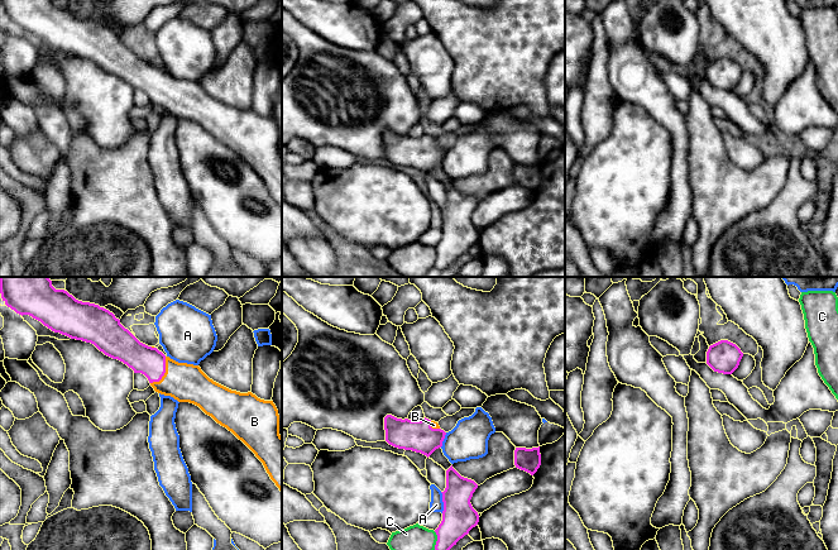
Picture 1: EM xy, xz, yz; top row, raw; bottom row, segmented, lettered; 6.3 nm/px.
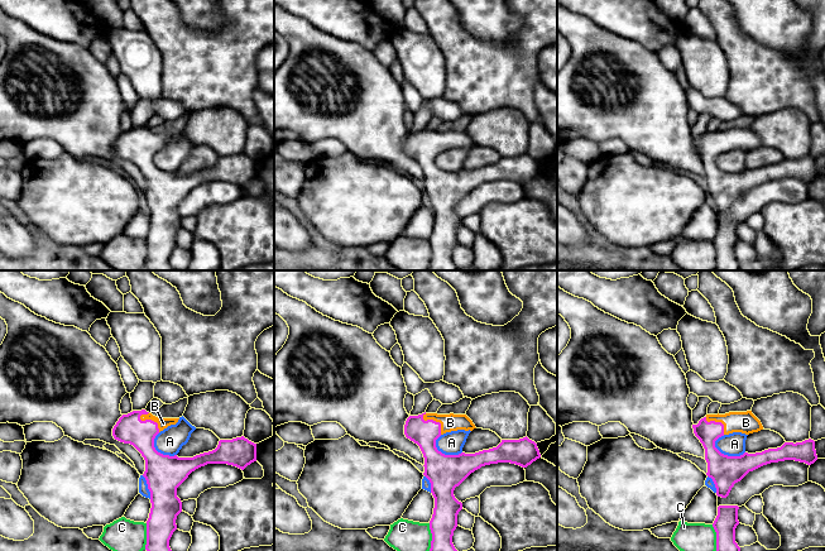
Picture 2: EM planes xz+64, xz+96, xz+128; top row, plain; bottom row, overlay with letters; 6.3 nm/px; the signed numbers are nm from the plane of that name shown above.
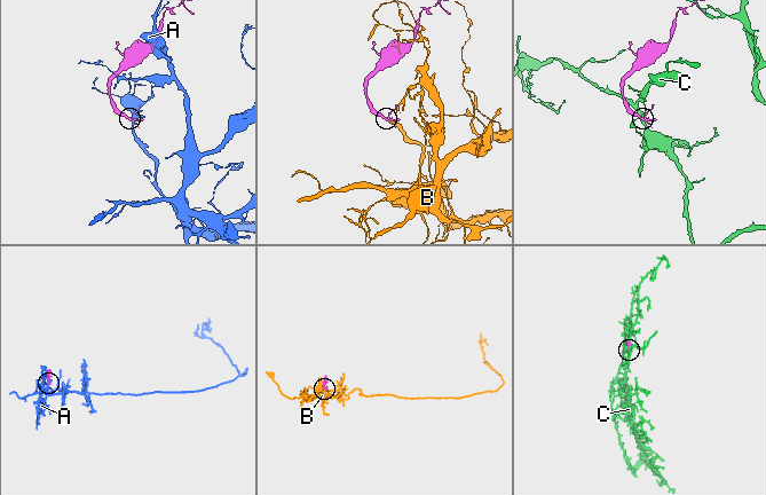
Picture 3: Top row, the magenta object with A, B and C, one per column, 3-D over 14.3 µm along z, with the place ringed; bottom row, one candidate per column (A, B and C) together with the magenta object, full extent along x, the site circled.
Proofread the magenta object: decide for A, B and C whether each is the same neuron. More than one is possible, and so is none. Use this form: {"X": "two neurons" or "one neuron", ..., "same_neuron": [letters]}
{"A": "two neurons", "B": "one neuron", "C": "two neurons", "same_neuron": ["B"]}

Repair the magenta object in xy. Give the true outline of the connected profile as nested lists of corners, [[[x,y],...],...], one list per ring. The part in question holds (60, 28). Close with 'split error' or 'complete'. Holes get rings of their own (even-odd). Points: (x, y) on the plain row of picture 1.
[[[0,0],[0,10],[5,21],[16,30],[29,32],[54,49],[94,61],[105,72],[126,81],[134,90],[144,91],[155,109],[198,123],[255,171],[282,209],[282,153],[279,131],[273,118],[260,116],[252,109],[231,107],[210,96],[198,82],[178,80],[166,73],[157,64],[140,59],[109,27],[78,18],[67,8],[56,6],[52,0]]]; split error

